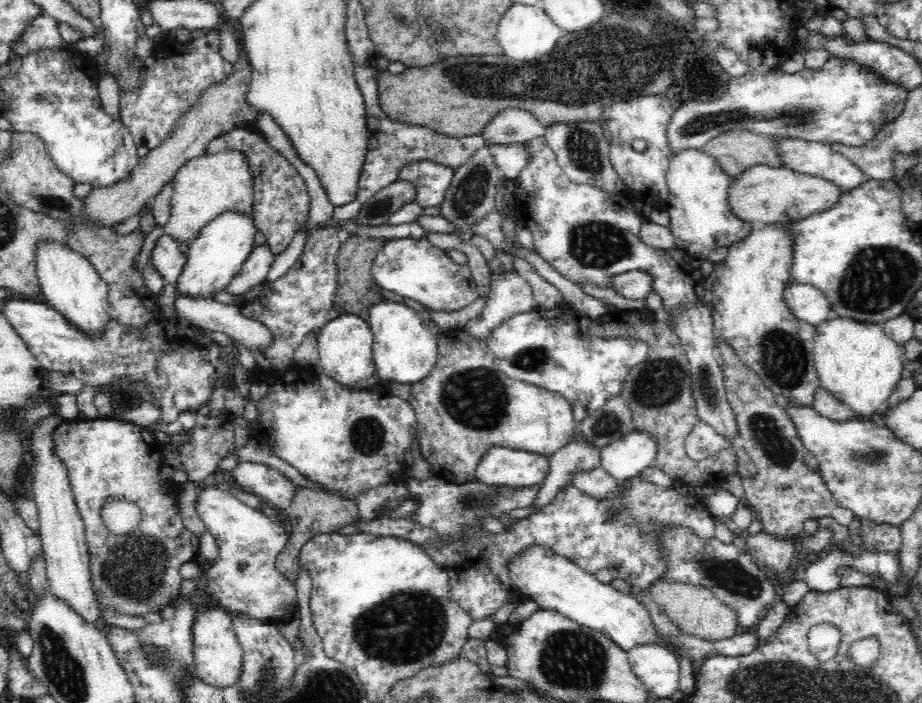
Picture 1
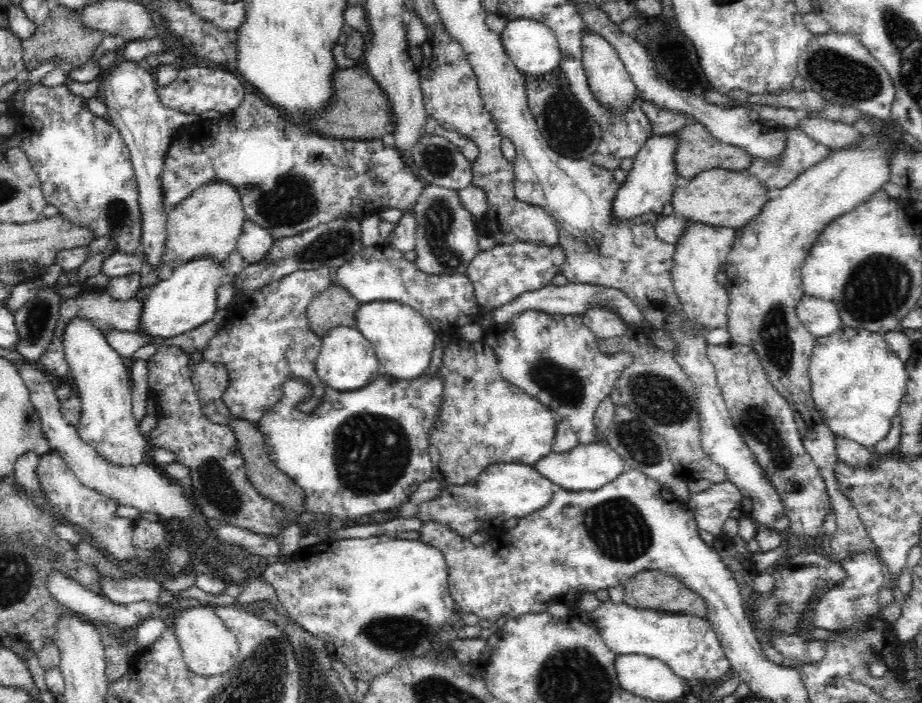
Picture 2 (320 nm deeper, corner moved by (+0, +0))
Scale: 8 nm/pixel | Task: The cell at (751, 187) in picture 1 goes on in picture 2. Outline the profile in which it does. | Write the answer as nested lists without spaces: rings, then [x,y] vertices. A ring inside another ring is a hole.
[[[716,168],[697,174],[685,186],[677,186],[670,203],[674,207],[673,214],[684,220],[697,220],[704,224],[738,230],[761,214],[772,197],[774,193],[768,183],[750,174],[748,169],[736,171]]]

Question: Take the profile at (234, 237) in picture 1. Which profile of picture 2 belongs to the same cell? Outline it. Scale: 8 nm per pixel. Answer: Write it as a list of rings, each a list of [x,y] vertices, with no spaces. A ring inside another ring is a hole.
[[[210,254],[198,256],[174,268],[170,278],[158,281],[146,295],[141,314],[141,328],[138,334],[150,335],[152,340],[172,339],[185,334],[204,322],[208,322],[218,310],[216,308],[216,288],[220,278],[226,274],[226,268],[214,264]]]

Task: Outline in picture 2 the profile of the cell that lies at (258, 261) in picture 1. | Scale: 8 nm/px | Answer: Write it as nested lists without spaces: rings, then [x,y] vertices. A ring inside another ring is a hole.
[[[249,219],[242,226],[241,237],[236,244],[236,252],[242,256],[249,265],[257,265],[266,258],[266,254],[273,248],[274,238],[262,226]]]

